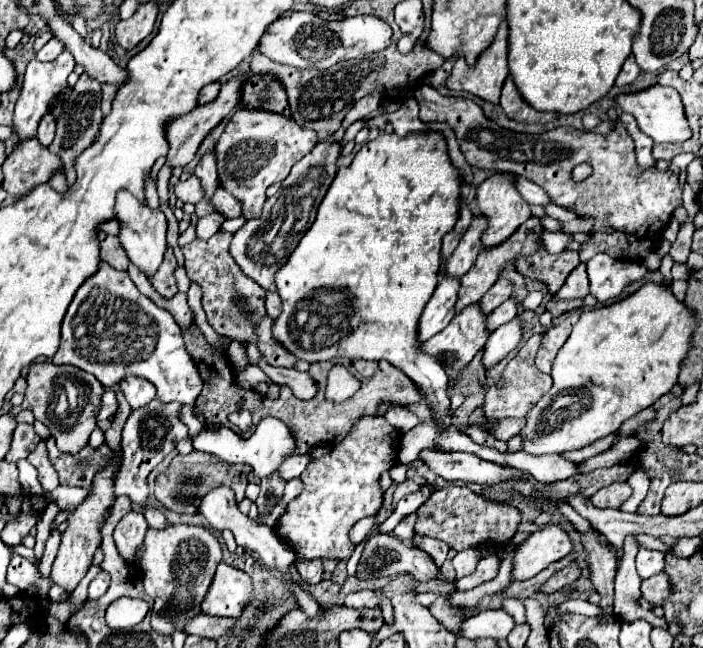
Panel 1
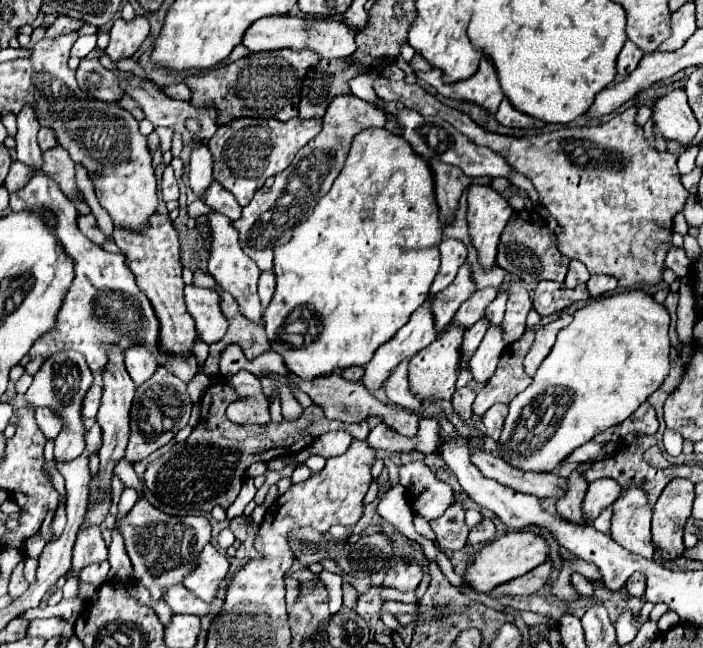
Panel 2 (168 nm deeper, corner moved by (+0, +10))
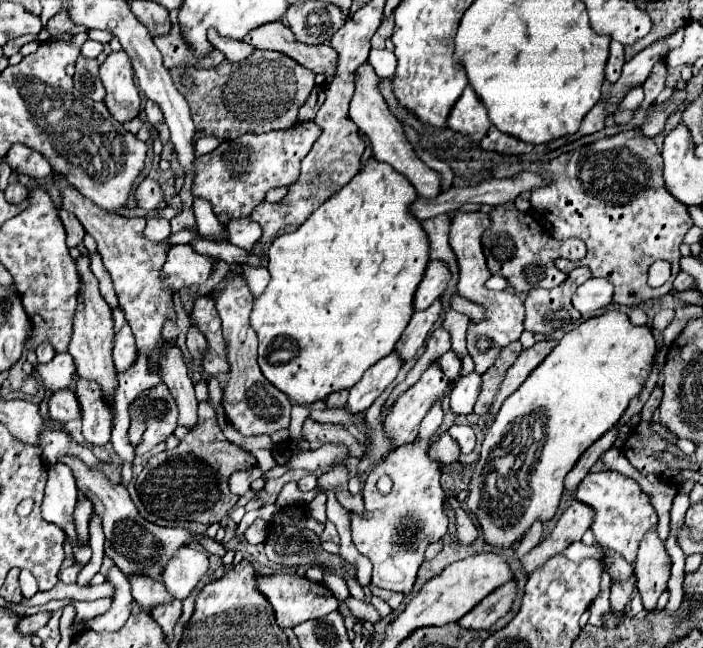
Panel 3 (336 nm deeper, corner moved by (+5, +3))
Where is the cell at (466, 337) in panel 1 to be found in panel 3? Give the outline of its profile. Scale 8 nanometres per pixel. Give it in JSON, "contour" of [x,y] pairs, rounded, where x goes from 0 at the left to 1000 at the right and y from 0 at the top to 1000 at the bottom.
{"contour":[[[619,557],[610,563],[610,569],[599,579],[599,585],[590,594],[585,594],[573,610],[568,610],[548,647],[550,671],[559,677],[562,687],[590,681],[602,644],[610,637],[619,616],[627,616],[633,610],[636,594],[639,585]]]}

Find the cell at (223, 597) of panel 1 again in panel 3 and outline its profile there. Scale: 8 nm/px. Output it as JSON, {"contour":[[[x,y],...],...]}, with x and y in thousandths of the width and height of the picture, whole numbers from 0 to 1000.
{"contour":[[[257,844],[255,853],[238,869],[232,900],[249,924],[266,924],[277,903],[294,887],[297,860],[275,844]]]}

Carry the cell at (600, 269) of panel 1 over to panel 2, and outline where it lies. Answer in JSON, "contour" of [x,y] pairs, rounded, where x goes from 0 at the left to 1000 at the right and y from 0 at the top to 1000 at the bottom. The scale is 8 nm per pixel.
{"contour":[[[842,426],[839,432],[836,432],[836,451],[839,451],[839,457],[842,460],[851,460],[851,457],[859,457],[859,454],[865,454],[865,451],[873,451],[876,448],[876,429],[871,429],[871,426]]]}

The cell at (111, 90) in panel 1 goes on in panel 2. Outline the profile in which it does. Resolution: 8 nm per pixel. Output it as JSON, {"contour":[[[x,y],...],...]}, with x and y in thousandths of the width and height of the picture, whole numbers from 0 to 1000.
{"contour":[[[174,148],[171,154],[168,154],[168,160],[176,167],[176,170],[182,170],[182,173],[188,173],[188,179],[193,182],[193,185],[202,185],[205,182],[205,173],[199,170],[199,164],[188,154],[188,151],[182,151],[182,148]]]}

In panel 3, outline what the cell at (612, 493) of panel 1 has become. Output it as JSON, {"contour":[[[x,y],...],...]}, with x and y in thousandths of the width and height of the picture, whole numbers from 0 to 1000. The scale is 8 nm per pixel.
{"contour":[[[818,770],[804,785],[804,792],[795,798],[784,826],[778,832],[772,832],[761,847],[755,847],[744,860],[744,872],[747,872],[750,884],[758,884],[778,860],[787,860],[789,853],[798,853],[809,838],[824,835],[829,829],[829,823],[841,813],[844,801],[846,801],[844,782]]]}

